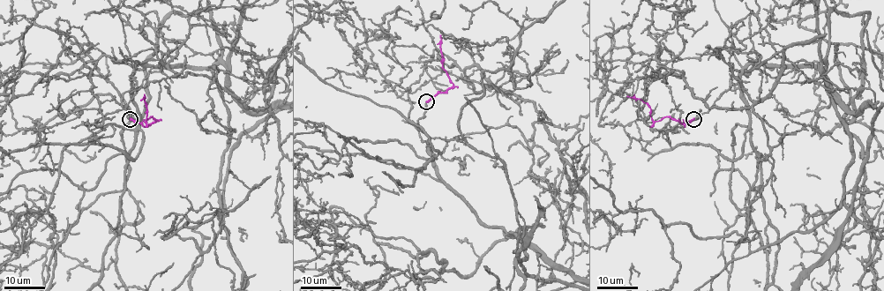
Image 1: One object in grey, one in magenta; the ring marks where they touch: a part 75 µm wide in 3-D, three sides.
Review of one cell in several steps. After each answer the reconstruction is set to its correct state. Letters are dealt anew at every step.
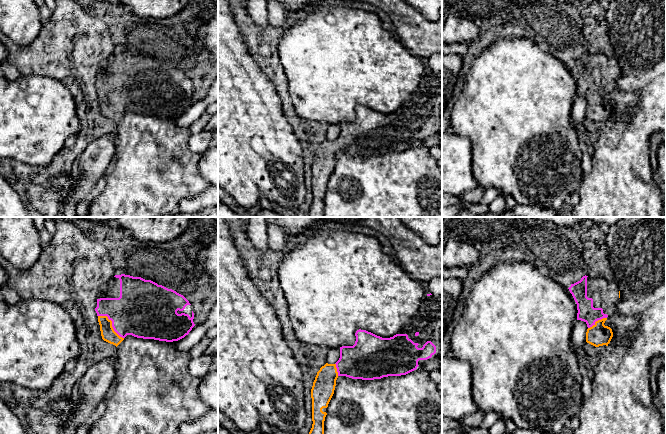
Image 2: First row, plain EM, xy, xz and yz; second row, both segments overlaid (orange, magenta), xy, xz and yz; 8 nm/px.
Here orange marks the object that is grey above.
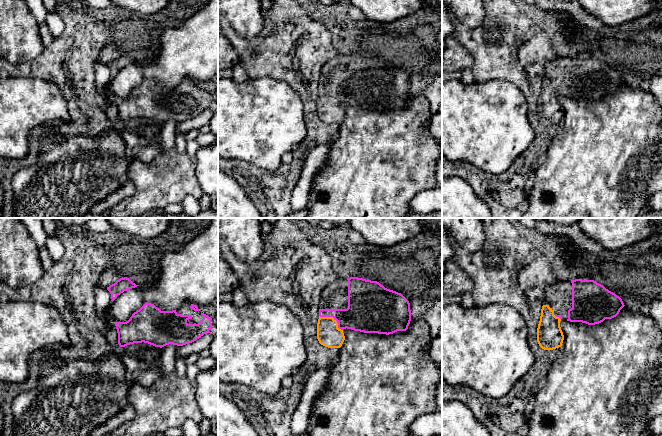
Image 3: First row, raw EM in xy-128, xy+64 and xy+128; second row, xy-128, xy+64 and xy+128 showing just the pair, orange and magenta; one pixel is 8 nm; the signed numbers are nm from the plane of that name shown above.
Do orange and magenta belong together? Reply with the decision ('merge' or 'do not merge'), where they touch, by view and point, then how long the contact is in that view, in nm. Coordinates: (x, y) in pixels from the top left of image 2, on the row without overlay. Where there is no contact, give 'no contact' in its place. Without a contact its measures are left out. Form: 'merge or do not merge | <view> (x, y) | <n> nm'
merge | xy (111, 100) | 280 nm

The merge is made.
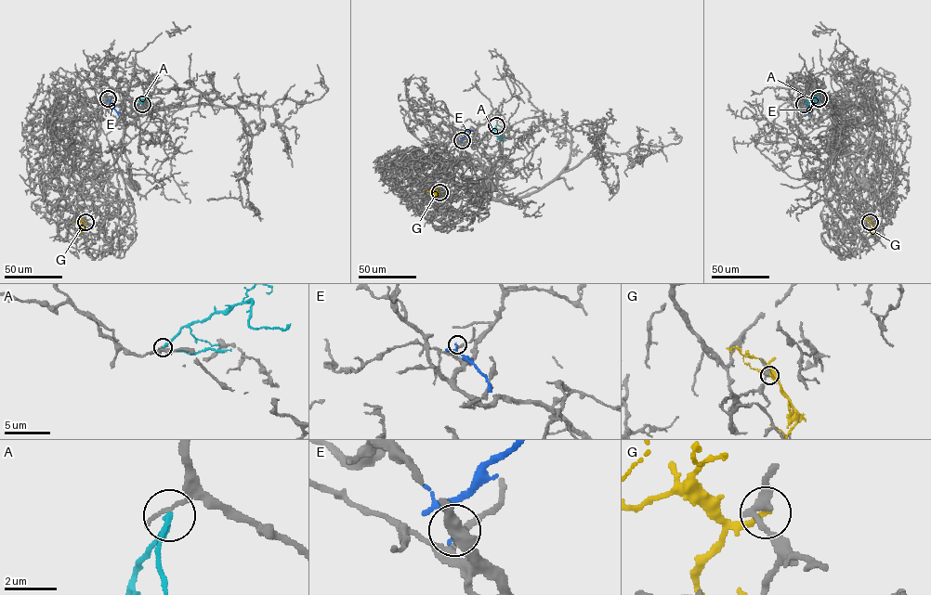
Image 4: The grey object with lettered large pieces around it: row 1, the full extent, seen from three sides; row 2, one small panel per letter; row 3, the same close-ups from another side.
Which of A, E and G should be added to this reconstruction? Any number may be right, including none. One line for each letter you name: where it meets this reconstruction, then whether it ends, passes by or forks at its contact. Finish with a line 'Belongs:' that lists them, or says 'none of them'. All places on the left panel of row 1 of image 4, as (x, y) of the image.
Belongs: none of them

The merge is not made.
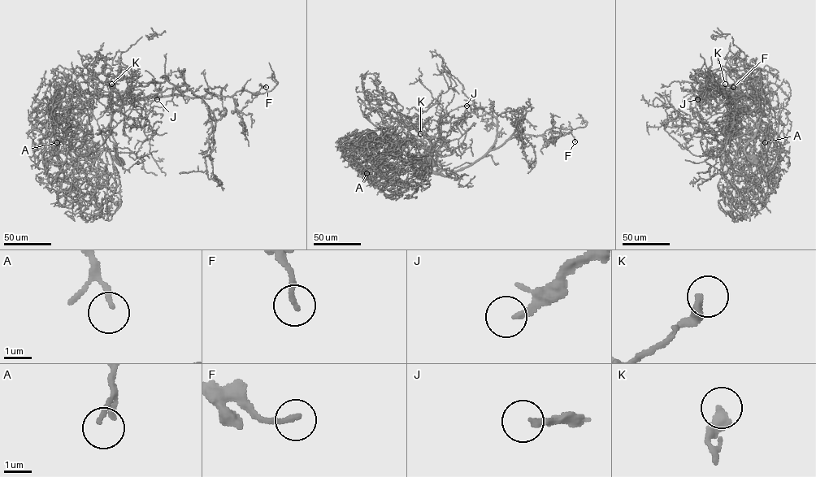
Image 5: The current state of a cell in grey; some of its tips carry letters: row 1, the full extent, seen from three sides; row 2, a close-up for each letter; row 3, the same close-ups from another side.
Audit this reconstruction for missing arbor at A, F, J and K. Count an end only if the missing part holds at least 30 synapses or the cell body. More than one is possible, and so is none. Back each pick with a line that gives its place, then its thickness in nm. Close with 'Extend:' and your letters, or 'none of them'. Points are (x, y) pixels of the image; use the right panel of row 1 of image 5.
J: place (697, 99); calibre 240 nm
Extend: J

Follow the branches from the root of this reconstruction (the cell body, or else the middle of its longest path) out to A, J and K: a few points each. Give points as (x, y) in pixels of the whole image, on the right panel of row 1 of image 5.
A: (753, 160), (744, 145), (757, 129), (754, 81), (761, 82), (755, 136), (758, 118), (767, 127), (765, 142)
J: (753, 160), (745, 153), (744, 145), (758, 127), (766, 99), (719, 86), (705, 86), (697, 99)
K: (753, 160), (744, 145), (766, 101), (761, 78), (733, 104), (714, 96), (725, 84)

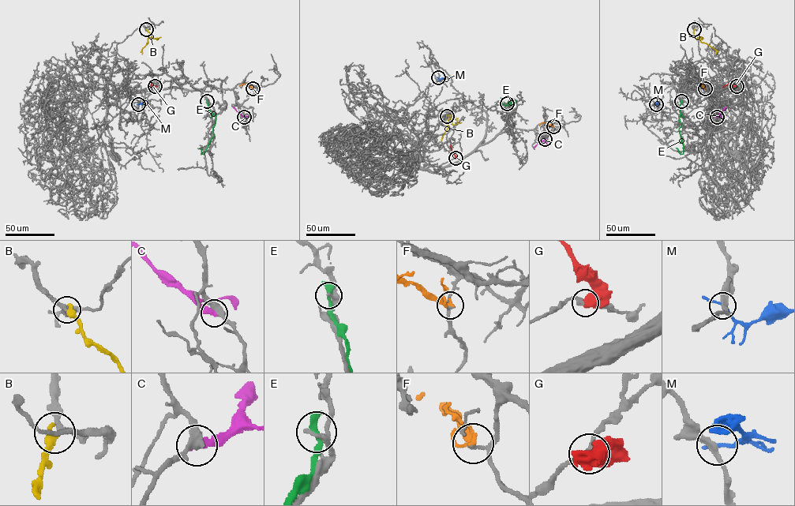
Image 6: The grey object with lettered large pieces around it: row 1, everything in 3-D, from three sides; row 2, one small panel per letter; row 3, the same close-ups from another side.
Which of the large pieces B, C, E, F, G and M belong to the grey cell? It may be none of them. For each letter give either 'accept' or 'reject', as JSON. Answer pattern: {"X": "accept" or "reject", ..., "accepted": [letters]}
{"B": "accept", "C": "reject", "E": "reject", "F": "reject", "G": "reject", "M": "reject", "accepted": ["B"]}

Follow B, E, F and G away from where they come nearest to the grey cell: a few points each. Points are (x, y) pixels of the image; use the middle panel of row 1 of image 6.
B: (447, 116), (450, 117), (442, 137)
E: (507, 103), (516, 101), (504, 105), (500, 97)
F: (553, 126), (543, 122), (539, 125)
G: (455, 158), (450, 144)

